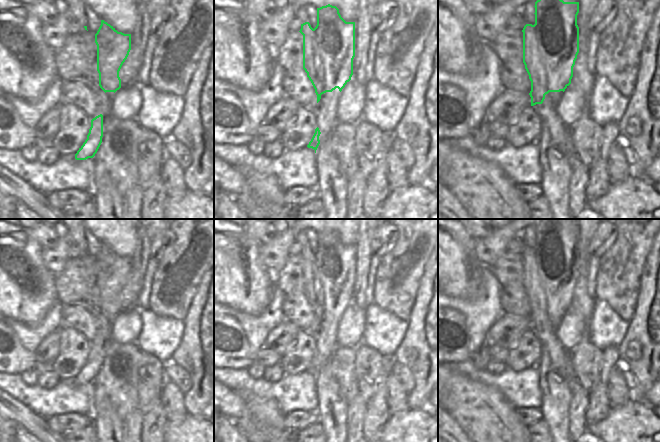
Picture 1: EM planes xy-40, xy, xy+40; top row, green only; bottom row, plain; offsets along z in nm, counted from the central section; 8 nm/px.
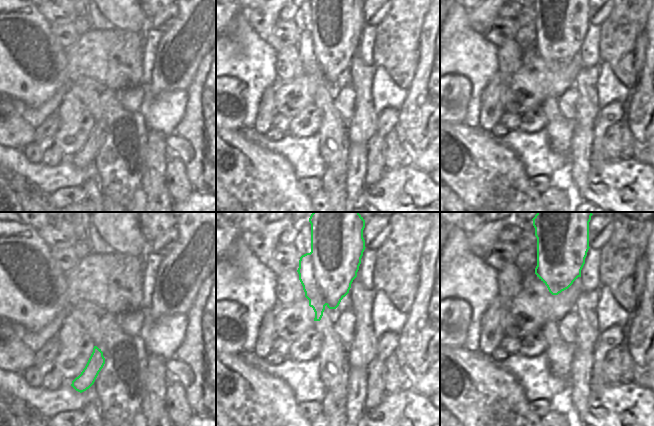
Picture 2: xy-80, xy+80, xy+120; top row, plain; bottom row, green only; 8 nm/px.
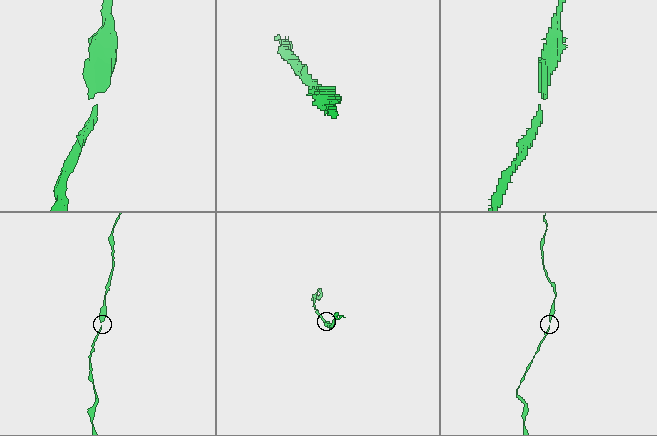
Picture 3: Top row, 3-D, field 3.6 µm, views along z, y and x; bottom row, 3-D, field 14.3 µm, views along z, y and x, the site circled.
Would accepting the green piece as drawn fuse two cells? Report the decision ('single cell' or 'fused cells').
single cell

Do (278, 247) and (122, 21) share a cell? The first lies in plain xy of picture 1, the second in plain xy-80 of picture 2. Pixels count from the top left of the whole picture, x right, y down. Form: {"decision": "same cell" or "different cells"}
{"decision": "same cell"}

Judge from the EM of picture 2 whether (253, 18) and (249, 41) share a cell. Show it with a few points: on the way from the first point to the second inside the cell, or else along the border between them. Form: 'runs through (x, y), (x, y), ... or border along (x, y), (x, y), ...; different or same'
border along (243, 10), (248, 24), (264, 39); different

